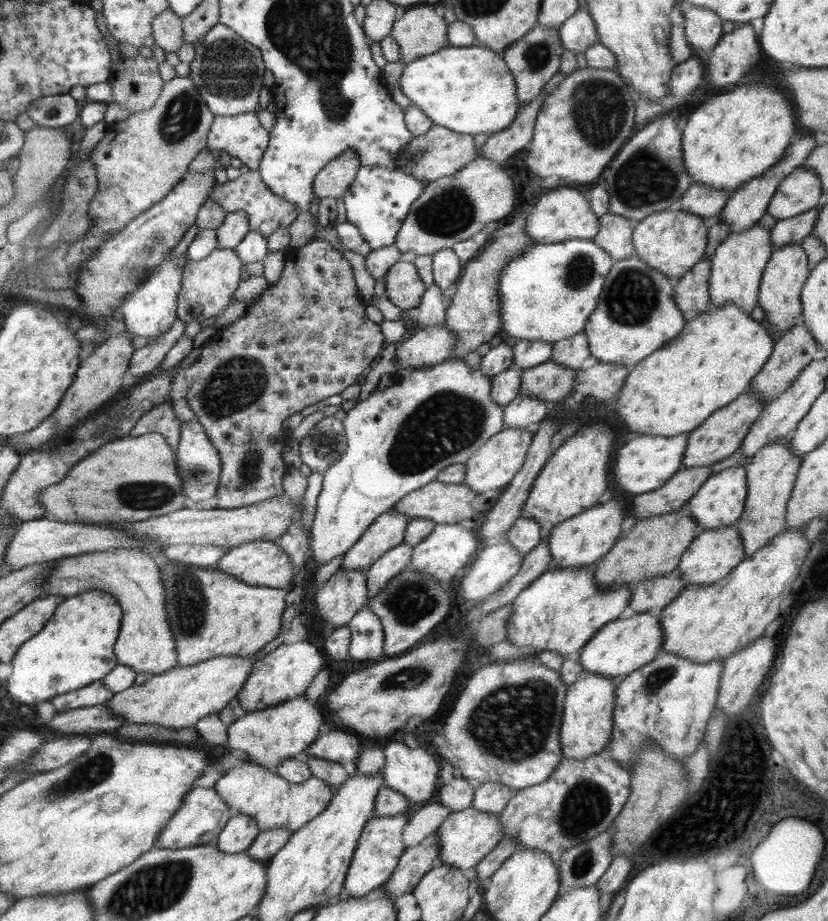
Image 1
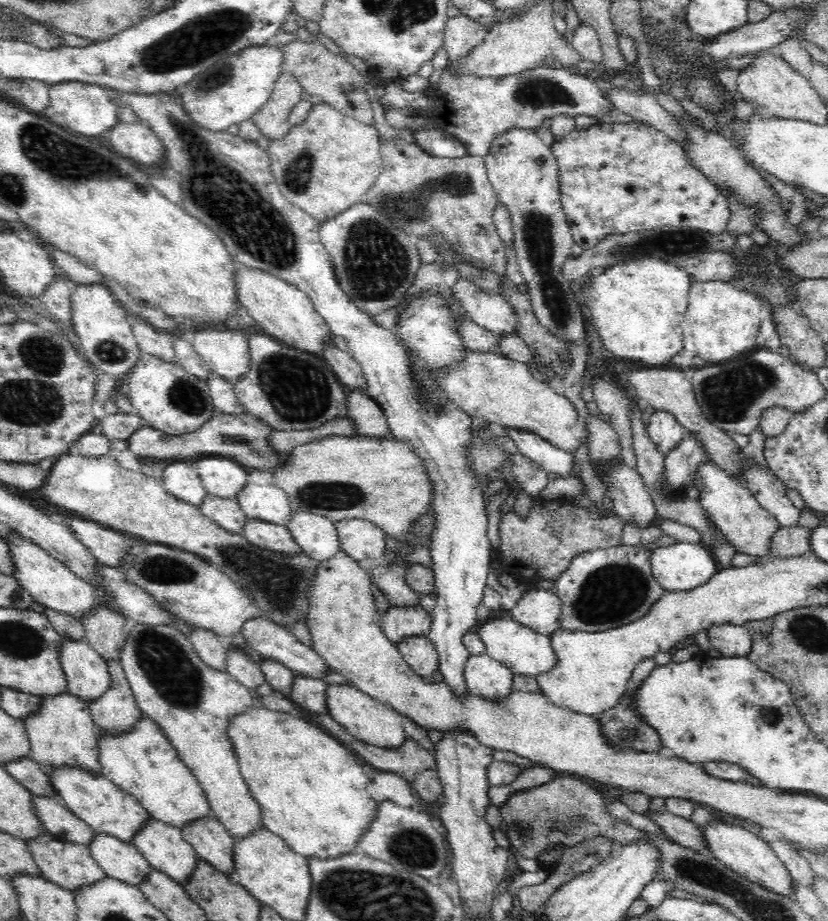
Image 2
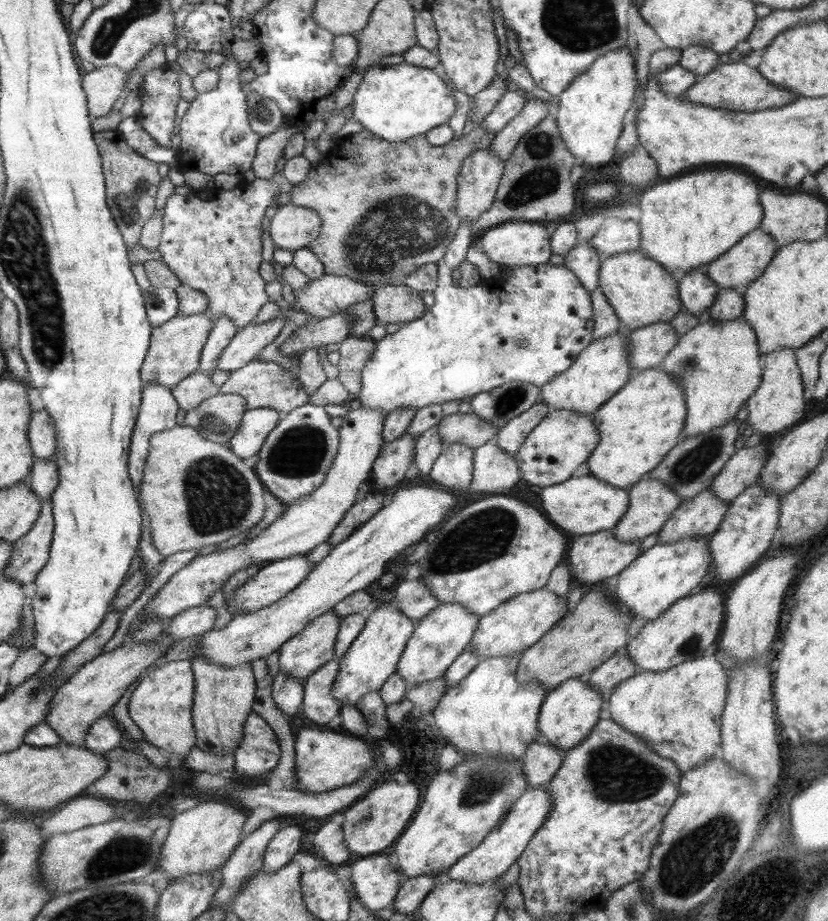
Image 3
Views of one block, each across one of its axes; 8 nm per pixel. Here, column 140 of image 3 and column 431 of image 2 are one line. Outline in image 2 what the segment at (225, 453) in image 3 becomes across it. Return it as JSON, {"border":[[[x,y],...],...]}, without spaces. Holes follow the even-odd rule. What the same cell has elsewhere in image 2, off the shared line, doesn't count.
{"border":[[[330,435],[319,441],[312,441],[297,446],[286,455],[282,468],[272,472],[272,483],[281,488],[289,498],[293,511],[311,512],[337,521],[358,518],[378,525],[387,537],[404,540],[410,534],[412,524],[426,514],[433,505],[433,486],[422,458],[406,441],[398,441],[393,437],[368,437],[362,435],[340,436]]]}

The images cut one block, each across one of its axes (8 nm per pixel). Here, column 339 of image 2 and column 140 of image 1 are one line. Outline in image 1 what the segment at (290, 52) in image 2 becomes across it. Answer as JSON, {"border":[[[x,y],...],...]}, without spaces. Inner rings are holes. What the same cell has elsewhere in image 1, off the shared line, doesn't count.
{"border":[[[121,55],[107,81],[112,88],[114,102],[132,113],[150,109],[160,97],[164,84],[158,67],[154,57],[137,55],[126,58]]]}

